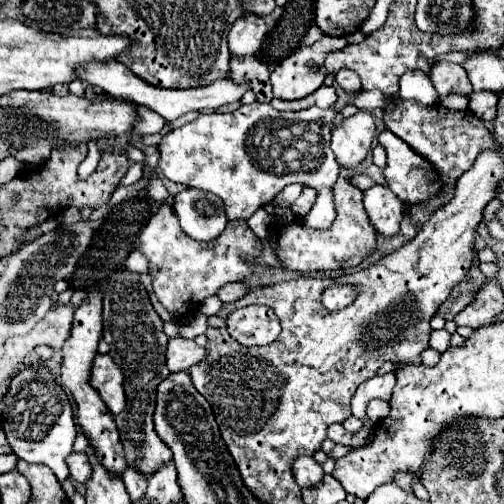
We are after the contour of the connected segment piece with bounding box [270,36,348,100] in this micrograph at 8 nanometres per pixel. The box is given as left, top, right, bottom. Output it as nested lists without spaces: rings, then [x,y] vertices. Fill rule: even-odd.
[[[330,38],[314,42],[308,48],[296,50],[288,60],[282,60],[276,70],[270,74],[274,96],[280,100],[300,100],[316,92],[326,78],[324,56],[332,50],[344,48],[346,38]]]

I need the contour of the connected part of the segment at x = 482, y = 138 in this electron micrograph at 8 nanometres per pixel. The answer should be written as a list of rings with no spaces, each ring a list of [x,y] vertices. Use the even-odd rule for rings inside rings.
[[[392,100],[384,108],[382,120],[390,132],[402,138],[416,154],[420,154],[424,160],[432,164],[436,176],[440,178],[438,196],[456,186],[456,180],[468,168],[472,168],[480,152],[498,148],[494,134],[488,132],[484,122],[470,110],[458,112],[458,110],[448,110],[440,104],[422,106],[416,100]]]

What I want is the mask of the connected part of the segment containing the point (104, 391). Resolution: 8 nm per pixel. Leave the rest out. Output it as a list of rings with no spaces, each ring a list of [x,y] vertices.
[[[98,354],[94,358],[92,368],[92,386],[98,390],[110,412],[116,416],[126,406],[126,394],[124,394],[124,372],[114,364],[114,360],[108,354]]]

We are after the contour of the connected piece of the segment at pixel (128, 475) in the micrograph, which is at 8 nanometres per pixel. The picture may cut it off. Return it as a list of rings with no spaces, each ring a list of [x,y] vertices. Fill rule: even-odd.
[[[128,464],[124,474],[122,474],[122,480],[126,484],[126,490],[130,494],[130,500],[140,500],[140,496],[144,496],[146,492],[146,478],[144,474],[140,474],[136,470],[136,464]]]

